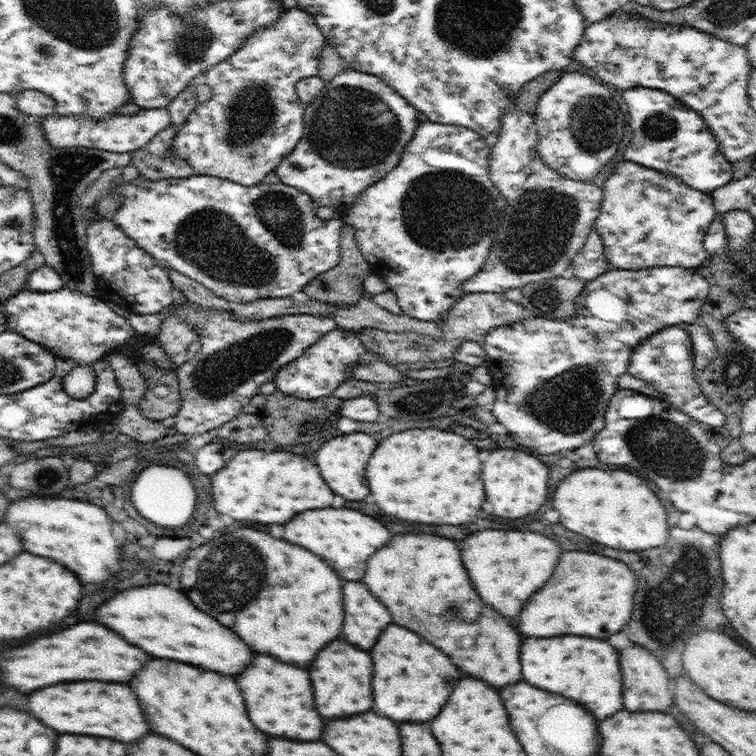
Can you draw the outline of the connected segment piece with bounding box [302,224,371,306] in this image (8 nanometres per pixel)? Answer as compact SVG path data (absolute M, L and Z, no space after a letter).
M344 224L341 226L339 236L339 247L341 252L340 262L334 268L323 272L313 278L305 287L303 296L332 305L355 305L362 296L363 282L371 272L371 266L366 257L360 252L355 239L353 226Z

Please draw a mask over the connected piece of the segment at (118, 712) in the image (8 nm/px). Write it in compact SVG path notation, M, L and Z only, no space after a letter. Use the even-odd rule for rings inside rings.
M64 682L36 690L28 698L30 712L46 726L64 734L90 734L114 738L118 742L136 742L148 734L136 694L124 682Z

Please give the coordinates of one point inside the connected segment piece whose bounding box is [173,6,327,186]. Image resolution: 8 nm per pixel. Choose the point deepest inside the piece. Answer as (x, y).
(254, 119)

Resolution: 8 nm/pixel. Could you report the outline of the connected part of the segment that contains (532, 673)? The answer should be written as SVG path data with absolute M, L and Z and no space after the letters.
M572 634L556 638L526 638L522 642L520 658L522 676L528 684L552 694L562 694L582 704L598 720L604 720L622 708L622 676L618 654L604 640L580 638Z

